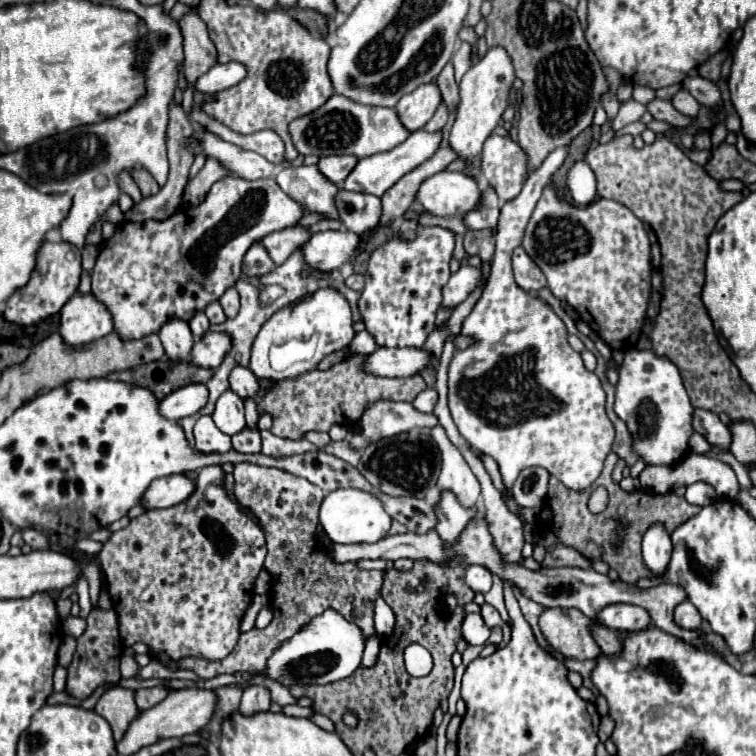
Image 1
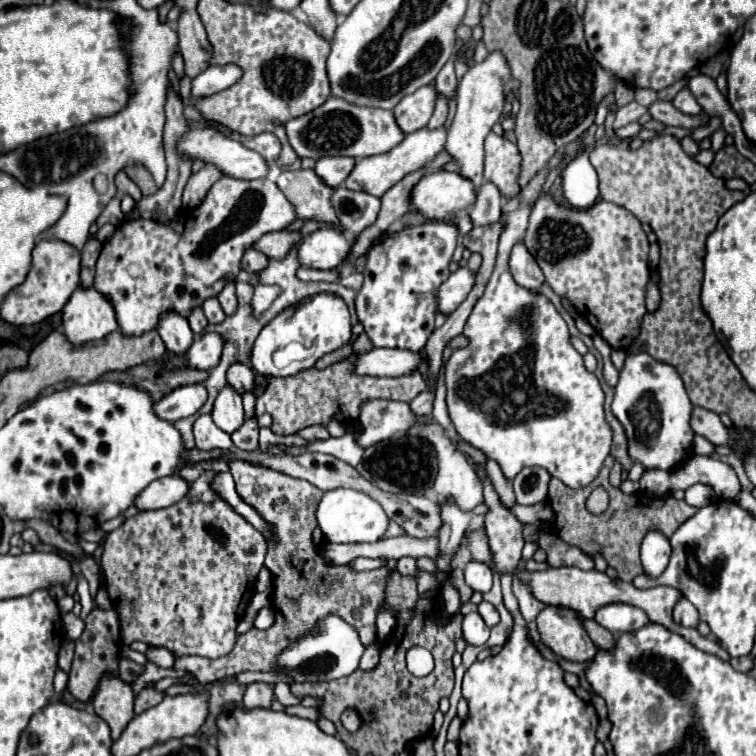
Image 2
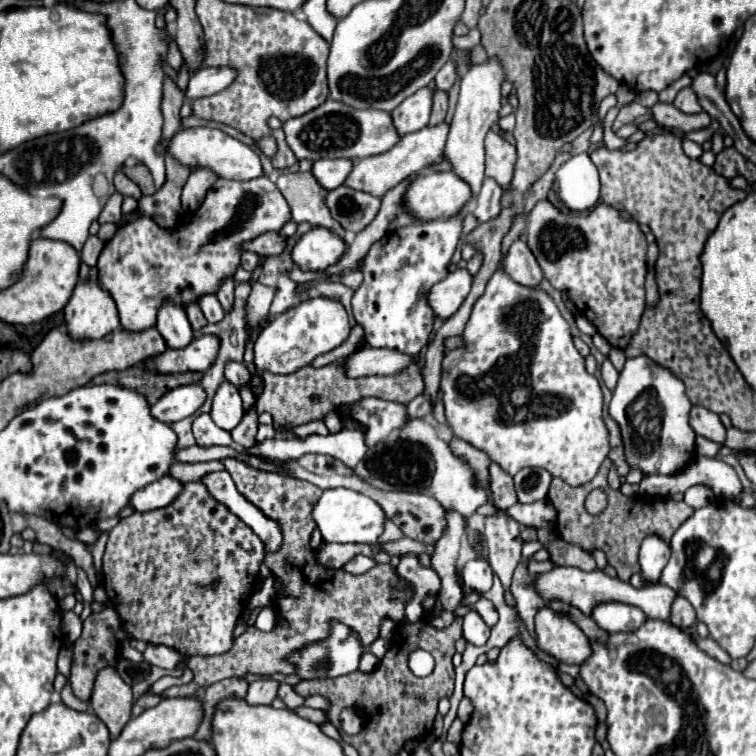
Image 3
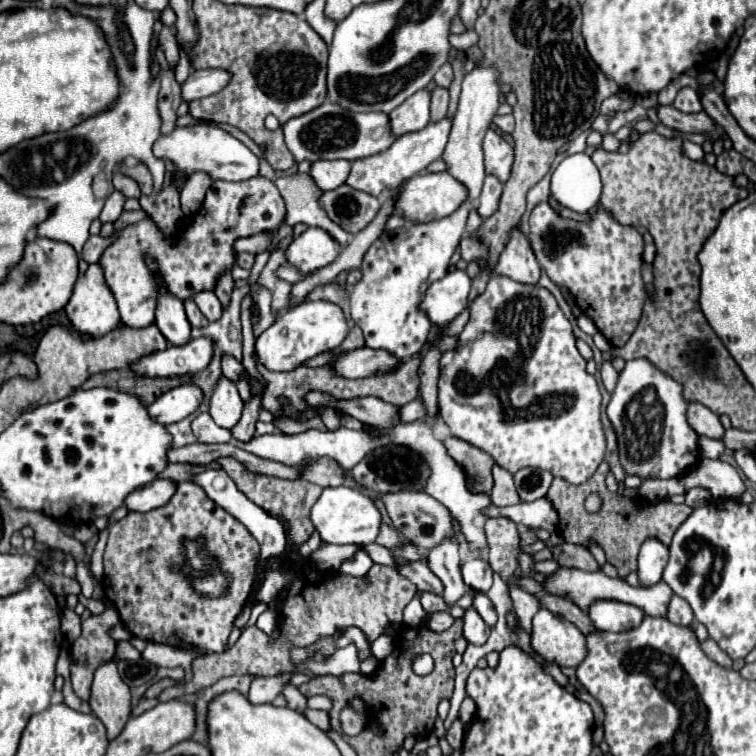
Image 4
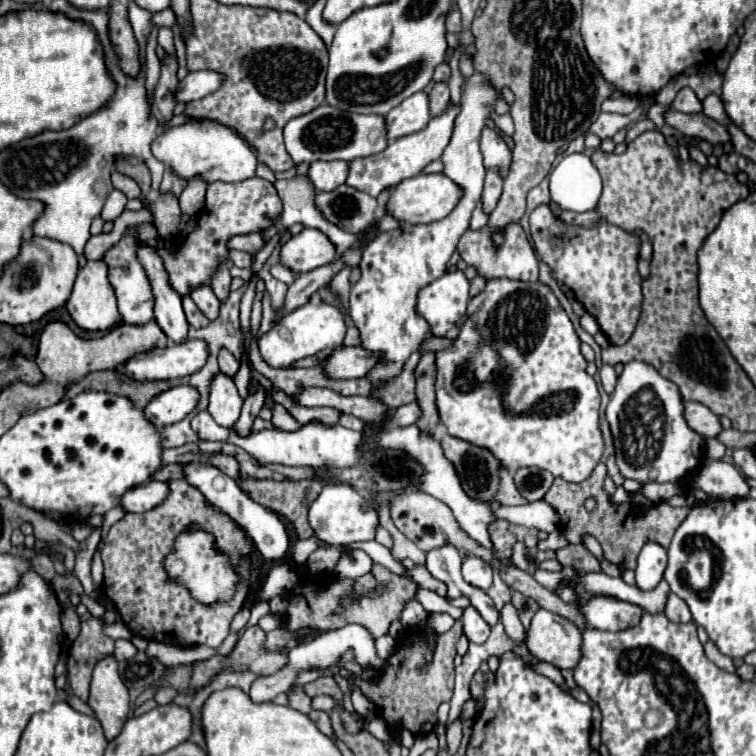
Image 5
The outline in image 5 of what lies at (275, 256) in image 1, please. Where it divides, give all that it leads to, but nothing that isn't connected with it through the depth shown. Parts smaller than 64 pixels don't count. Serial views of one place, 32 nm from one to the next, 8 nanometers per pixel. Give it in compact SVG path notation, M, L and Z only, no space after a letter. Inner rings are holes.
M248 234L248 236L234 236L230 242L228 242L230 248L234 250L244 250L244 252L250 252L250 254L256 254L264 248L264 238L262 234Z

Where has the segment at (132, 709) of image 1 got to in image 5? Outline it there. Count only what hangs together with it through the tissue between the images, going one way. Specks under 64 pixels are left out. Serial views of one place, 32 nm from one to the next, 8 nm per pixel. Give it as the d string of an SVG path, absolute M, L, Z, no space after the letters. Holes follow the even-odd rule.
M112 656L96 664L88 704L94 710L94 716L102 722L106 738L114 740L128 718L130 694L118 676L118 664Z

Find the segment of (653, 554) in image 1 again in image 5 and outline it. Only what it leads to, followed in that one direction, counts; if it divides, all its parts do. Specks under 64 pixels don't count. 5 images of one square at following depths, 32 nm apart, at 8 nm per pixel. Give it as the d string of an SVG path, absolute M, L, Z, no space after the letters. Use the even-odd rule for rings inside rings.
M646 542L640 550L638 566L636 566L636 584L638 584L638 588L652 590L662 580L666 562L668 562L666 548L660 546L658 542Z

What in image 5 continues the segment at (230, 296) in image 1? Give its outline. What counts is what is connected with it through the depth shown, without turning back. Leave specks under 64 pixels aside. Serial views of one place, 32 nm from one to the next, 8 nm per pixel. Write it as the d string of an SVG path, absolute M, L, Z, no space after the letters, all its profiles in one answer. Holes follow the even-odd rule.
M222 264L218 268L218 272L212 276L212 290L214 290L214 294L218 296L220 302L224 302L228 298L228 294L230 294L230 282L232 282L232 276L228 272L228 266Z

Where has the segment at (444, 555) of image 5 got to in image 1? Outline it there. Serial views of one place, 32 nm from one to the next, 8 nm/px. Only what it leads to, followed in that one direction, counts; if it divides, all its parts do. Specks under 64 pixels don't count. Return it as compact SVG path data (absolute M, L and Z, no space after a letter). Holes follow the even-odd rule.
M442 492L438 502L434 504L436 514L436 528L440 530L440 536L446 544L452 544L456 536L464 530L464 524L474 516L468 508L464 508L452 492Z

